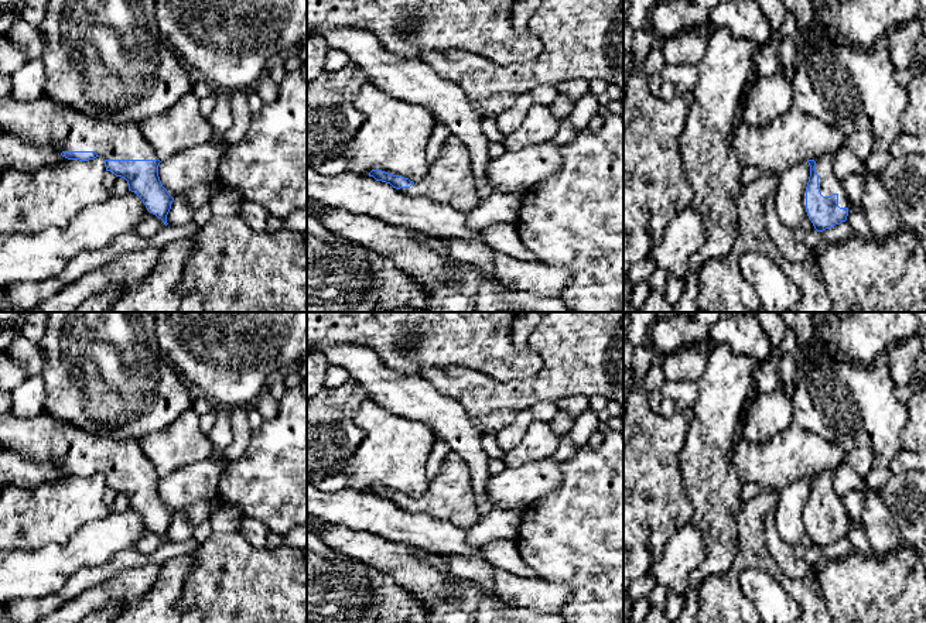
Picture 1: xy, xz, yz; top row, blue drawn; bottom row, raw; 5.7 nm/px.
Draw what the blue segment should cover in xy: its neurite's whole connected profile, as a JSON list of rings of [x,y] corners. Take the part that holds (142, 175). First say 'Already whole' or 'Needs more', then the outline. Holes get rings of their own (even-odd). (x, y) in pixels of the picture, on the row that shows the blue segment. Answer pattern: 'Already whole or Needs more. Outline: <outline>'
Needs more. Outline: [[[0,75],[0,124],[7,133],[55,148],[68,160],[102,157],[106,171],[124,178],[147,210],[168,225],[174,198],[160,181],[161,161],[137,123],[90,116],[47,97],[17,102],[11,95],[11,76]]]

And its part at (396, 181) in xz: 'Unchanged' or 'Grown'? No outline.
Grown

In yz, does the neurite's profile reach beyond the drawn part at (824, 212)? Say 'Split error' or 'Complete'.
Split error

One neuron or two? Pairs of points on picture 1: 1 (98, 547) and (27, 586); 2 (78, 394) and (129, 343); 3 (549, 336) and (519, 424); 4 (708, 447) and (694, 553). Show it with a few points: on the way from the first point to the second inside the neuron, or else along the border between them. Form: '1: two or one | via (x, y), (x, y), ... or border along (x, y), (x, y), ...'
1: one | via (81, 551), (44, 571)
2: one | via (91, 382), (116, 356)
3: two | border along (530, 407), (520, 411), (509, 424), (498, 431)
4: two | border along (690, 521), (706, 544), (706, 558), (701, 562)

